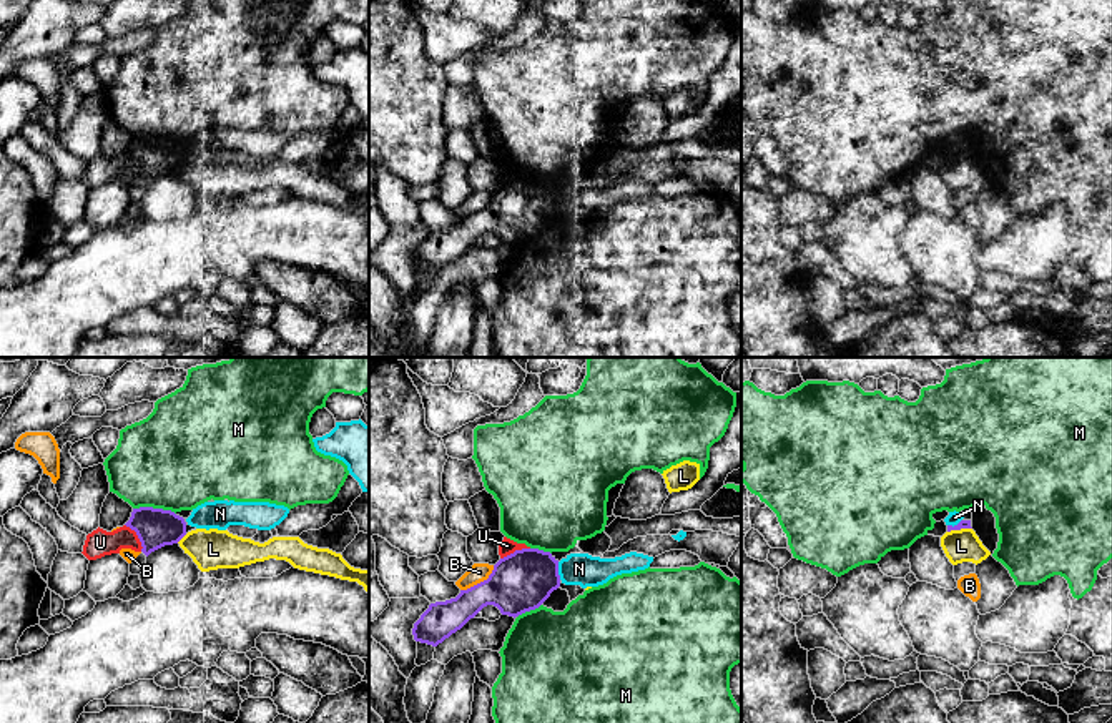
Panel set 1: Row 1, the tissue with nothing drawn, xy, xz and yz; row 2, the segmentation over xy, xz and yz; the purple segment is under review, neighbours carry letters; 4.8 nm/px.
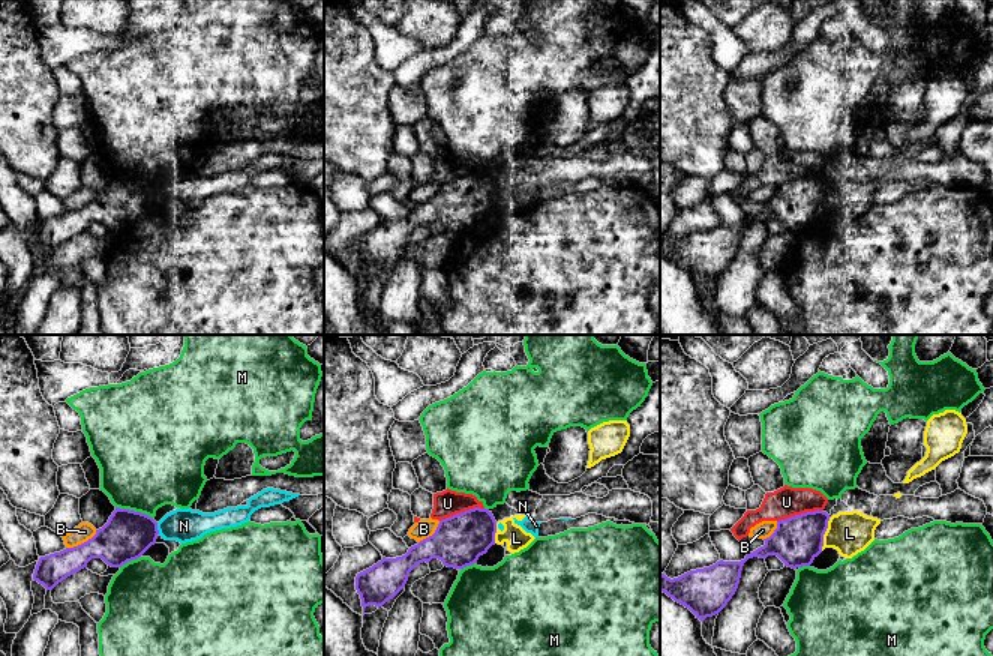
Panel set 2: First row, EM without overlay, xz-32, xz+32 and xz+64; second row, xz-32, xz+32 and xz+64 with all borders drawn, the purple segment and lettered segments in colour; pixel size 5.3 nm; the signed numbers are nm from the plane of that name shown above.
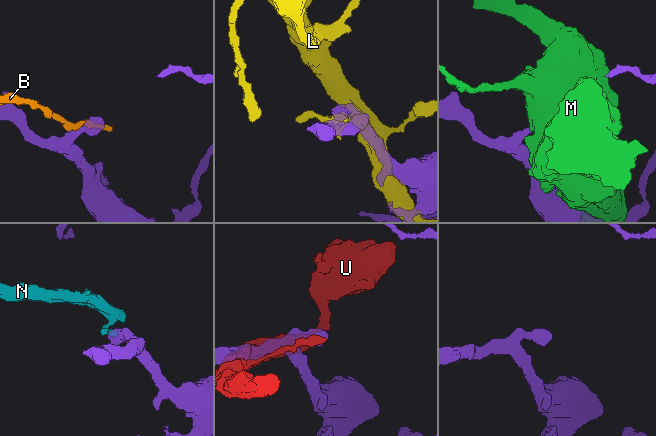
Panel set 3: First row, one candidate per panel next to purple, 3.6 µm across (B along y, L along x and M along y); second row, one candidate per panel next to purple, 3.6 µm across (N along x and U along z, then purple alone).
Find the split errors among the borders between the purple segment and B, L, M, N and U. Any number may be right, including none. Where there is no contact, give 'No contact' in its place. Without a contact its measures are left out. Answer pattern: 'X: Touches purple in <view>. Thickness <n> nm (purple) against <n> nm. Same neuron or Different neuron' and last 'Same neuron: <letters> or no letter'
B: Touches purple in xz. Thickness 280 nm (purple) against 90 nm. Different neuron
L: Touches purple in xy. Thickness 190 nm (purple) against 200 nm. Different neuron
M: Touches purple in xy. Thickness 190 nm (purple) against 480 nm. Different neuron
N: Touches purple in xz. Thickness 280 nm (purple) against 160 nm. Different neuron
U: Touches purple in xy. Thickness 190 nm (purple) against 130 nm. Different neuron
Same neuron: no letter

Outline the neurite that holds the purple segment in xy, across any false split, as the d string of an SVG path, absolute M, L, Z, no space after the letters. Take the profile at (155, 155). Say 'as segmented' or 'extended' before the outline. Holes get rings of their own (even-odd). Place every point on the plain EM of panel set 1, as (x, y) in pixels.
as segmented | M153 135L133 136L125 153L136 160L146 184L165 173L178 171L186 163L183 145Z

